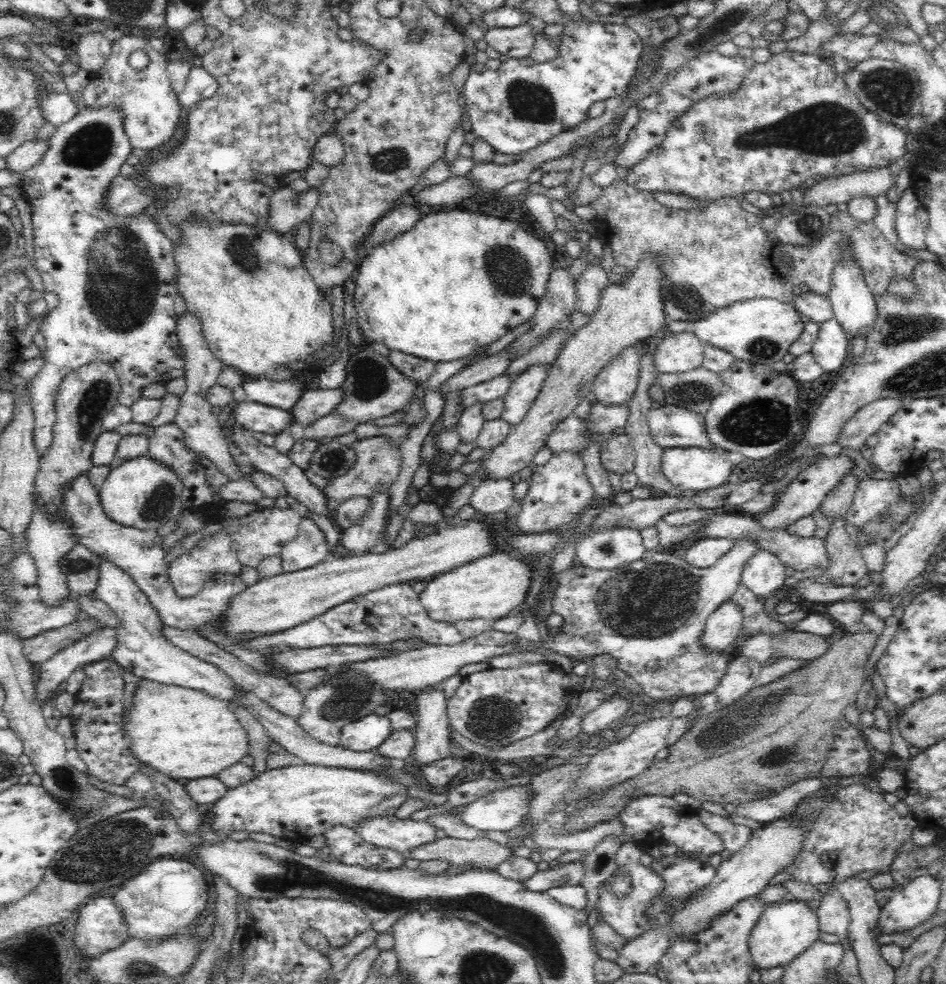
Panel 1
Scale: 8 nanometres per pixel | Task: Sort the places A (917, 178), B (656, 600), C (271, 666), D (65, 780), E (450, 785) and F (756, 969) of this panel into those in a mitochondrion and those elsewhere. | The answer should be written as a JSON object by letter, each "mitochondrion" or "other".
{"A":"other","B":"mitochondrion","C":"other","D":"mitochondrion","E":"other","F":"other"}

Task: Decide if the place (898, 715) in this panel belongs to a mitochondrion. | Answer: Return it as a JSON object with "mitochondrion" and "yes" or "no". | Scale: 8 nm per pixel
{"mitochondrion":"no"}

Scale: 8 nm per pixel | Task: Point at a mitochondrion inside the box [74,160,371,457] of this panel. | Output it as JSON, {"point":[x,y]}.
{"point":[122,293]}

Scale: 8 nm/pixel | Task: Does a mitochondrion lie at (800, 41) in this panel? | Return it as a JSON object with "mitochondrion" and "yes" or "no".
{"mitochondrion":"no"}

